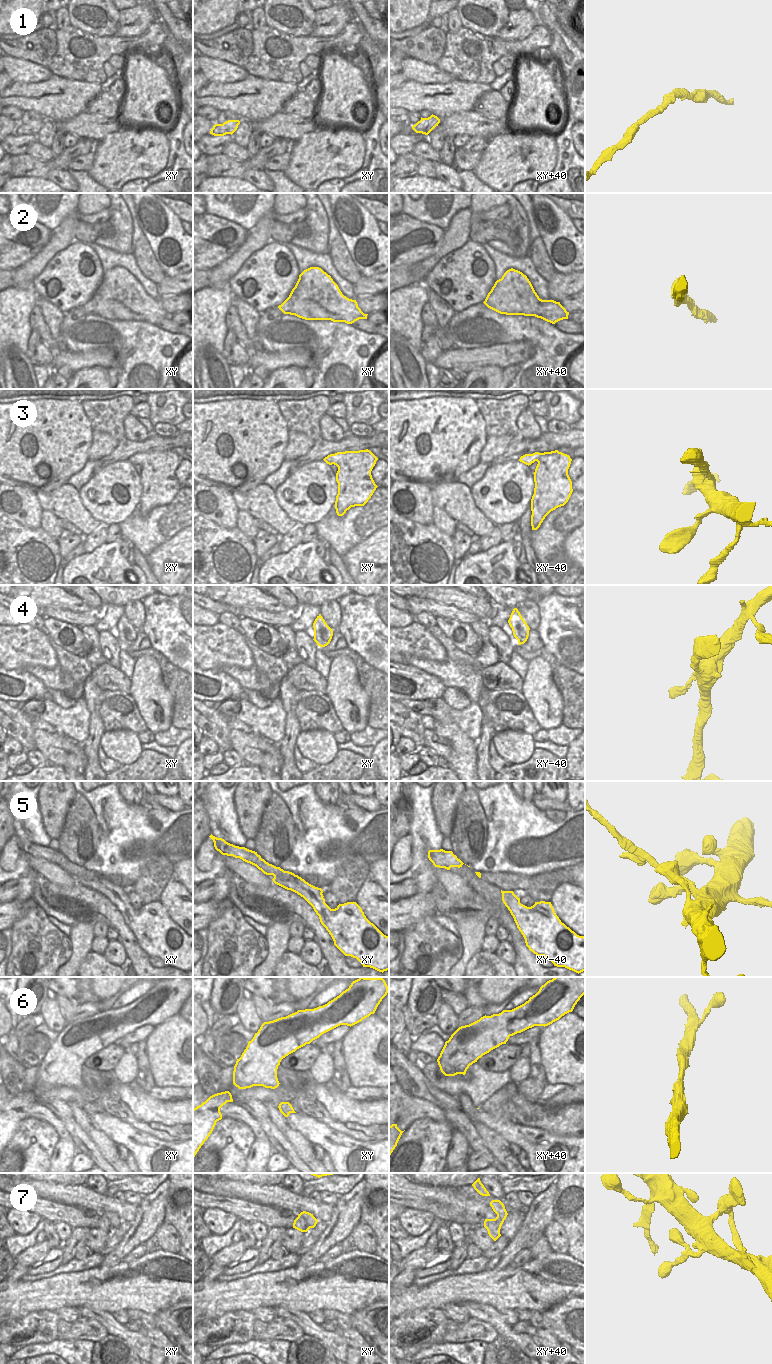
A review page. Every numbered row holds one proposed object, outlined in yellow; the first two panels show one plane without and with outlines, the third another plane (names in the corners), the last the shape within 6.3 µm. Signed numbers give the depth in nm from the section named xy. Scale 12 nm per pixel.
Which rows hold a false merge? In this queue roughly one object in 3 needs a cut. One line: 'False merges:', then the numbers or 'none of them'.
False merges: 5

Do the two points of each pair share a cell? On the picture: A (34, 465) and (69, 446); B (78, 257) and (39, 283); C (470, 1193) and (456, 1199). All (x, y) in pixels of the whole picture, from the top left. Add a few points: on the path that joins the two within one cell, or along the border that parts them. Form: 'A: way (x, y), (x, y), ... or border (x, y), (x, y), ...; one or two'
A: way (43, 456), (53, 446), (60, 446); one
B: way (68, 267), (59, 276), (47, 278); one
C: border (453, 1188), (457, 1193), (485, 1205); two

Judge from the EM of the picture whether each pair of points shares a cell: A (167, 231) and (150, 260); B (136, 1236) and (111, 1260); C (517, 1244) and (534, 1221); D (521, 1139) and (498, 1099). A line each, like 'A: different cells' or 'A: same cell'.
A: different cells
B: same cell
C: same cell
D: different cells

